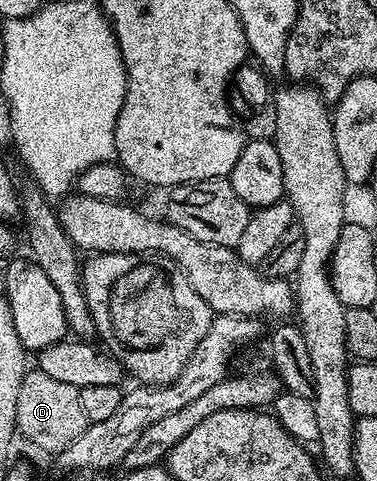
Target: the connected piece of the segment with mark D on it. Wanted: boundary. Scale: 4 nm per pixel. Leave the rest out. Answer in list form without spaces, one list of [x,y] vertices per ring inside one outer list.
[[[37,369],[27,370],[24,381],[20,385],[20,398],[16,400],[17,434],[22,435],[34,447],[42,451],[61,453],[84,433],[86,418],[80,402],[79,387],[68,385],[65,381],[56,381],[48,377],[48,373]]]

